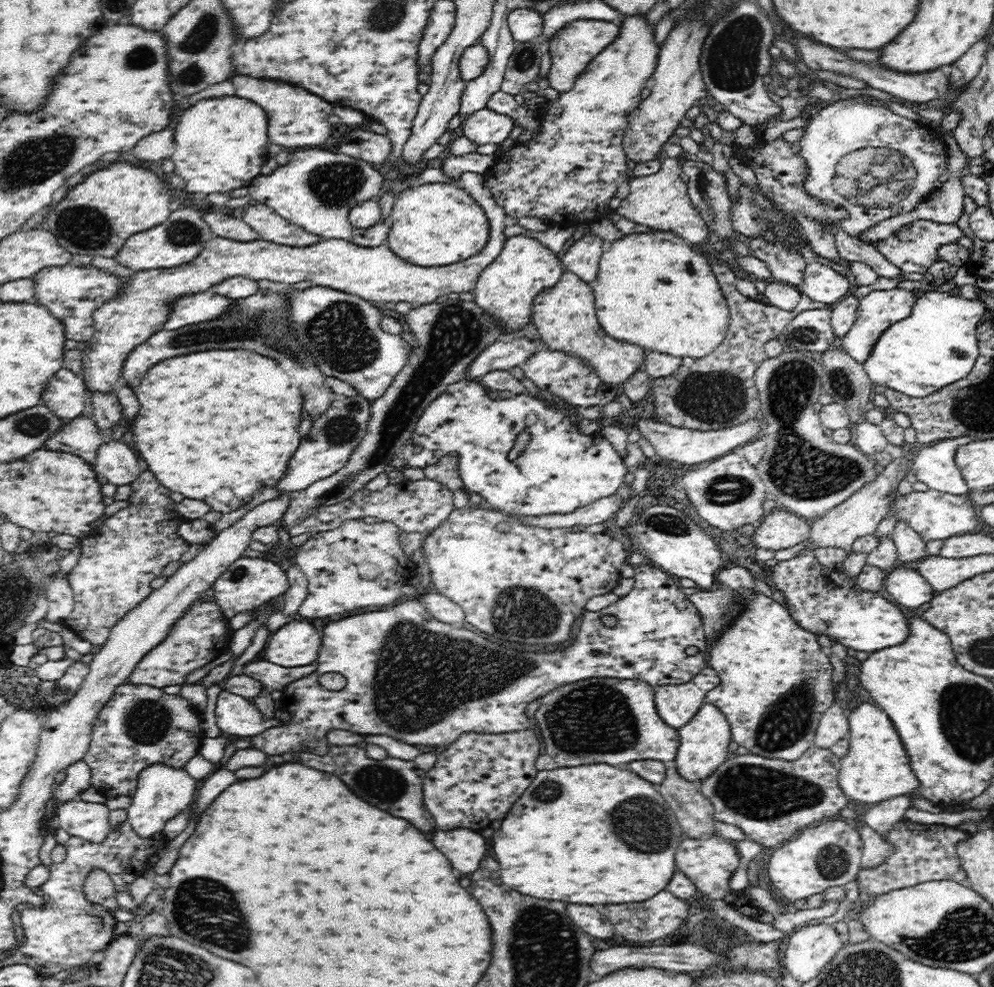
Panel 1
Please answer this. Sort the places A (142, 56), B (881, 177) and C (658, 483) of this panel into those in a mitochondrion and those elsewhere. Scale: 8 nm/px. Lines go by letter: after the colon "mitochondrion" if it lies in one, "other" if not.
A: mitochondrion
B: mitochondrion
C: other

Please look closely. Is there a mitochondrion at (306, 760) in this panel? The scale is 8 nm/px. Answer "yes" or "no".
no

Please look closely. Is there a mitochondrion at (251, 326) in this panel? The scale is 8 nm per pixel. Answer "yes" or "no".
yes

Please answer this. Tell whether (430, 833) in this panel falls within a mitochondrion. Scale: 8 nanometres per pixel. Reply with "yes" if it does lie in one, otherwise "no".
no

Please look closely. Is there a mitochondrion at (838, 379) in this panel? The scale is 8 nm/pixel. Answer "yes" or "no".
yes

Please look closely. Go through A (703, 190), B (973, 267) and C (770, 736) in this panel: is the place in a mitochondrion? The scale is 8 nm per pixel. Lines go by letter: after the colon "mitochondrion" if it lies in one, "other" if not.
A: mitochondrion
B: other
C: mitochondrion

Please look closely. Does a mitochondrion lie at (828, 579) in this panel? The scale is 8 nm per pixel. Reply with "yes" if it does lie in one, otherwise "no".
no

